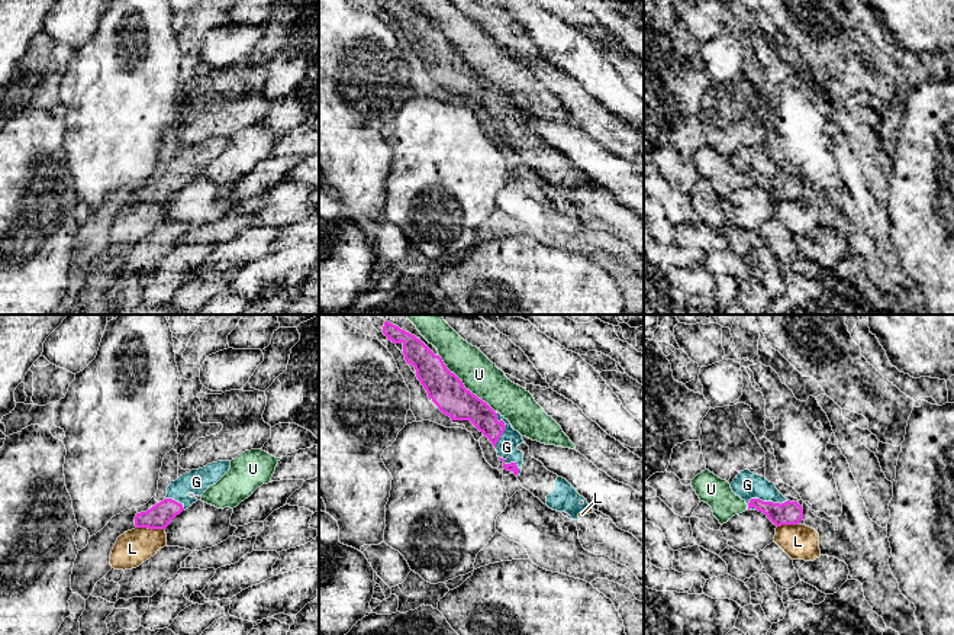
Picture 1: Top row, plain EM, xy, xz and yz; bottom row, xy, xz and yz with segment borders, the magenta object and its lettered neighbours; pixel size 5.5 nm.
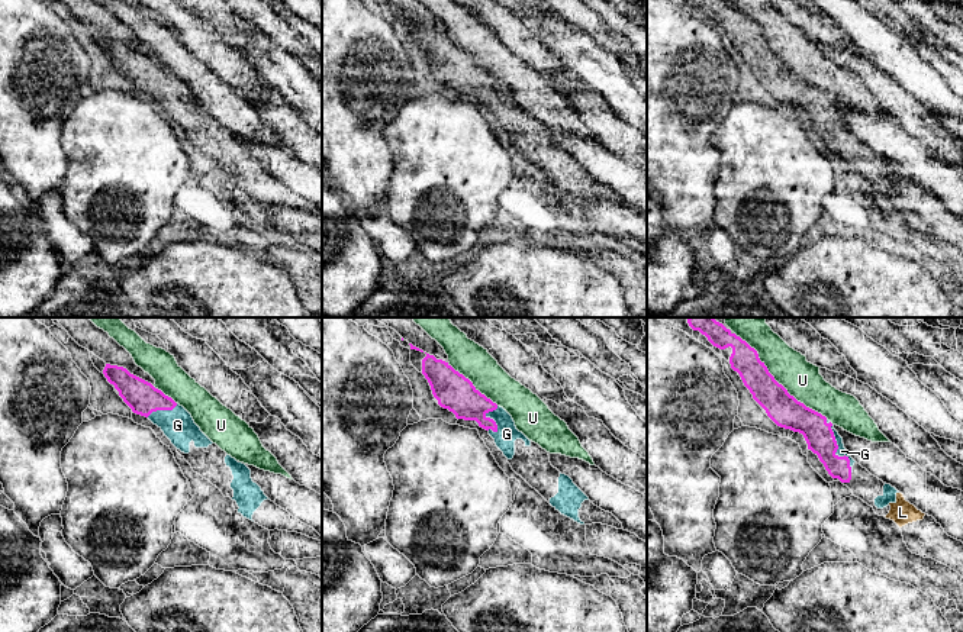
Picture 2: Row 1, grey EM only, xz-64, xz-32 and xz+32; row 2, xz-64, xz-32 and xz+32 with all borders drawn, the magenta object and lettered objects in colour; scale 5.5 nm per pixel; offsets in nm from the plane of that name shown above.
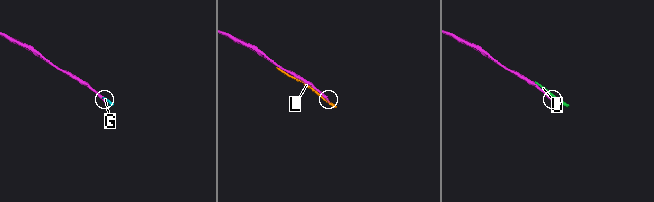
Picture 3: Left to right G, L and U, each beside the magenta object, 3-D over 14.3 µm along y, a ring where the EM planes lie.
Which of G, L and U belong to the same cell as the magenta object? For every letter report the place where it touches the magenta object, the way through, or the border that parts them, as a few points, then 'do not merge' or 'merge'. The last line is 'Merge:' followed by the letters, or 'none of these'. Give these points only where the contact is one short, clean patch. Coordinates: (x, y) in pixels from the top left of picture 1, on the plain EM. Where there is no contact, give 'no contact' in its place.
G: contact yz (767, 177); merge
L: contact xy (151, 203); do not merge
U: contact xz (463, 61); do not merge
Merge: G

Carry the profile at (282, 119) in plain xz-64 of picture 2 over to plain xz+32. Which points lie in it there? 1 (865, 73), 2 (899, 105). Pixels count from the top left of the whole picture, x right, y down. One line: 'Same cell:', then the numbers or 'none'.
Same cell: 1, 2

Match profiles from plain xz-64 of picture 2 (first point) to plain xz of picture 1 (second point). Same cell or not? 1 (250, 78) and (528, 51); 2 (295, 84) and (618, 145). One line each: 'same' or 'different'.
1: same
2: different

